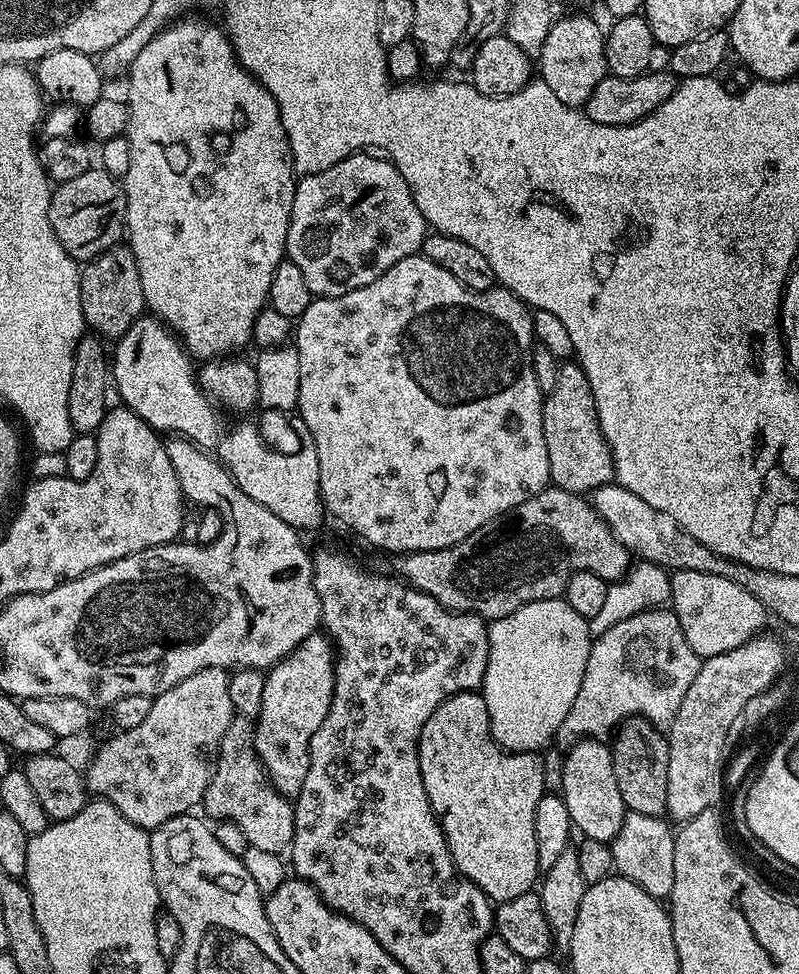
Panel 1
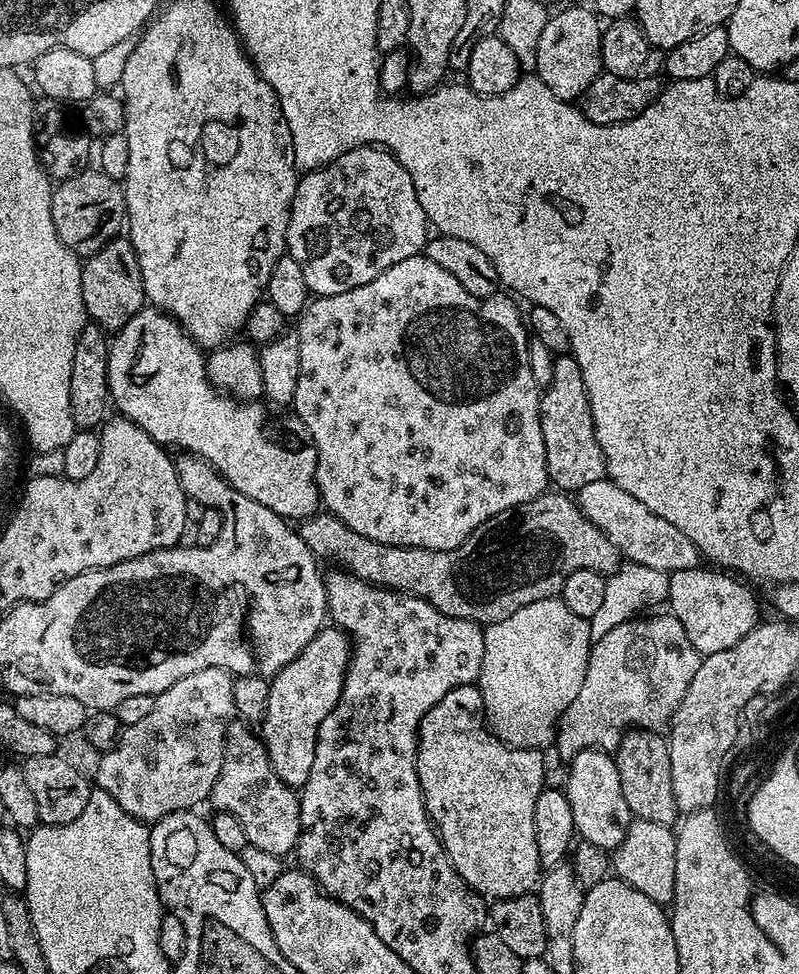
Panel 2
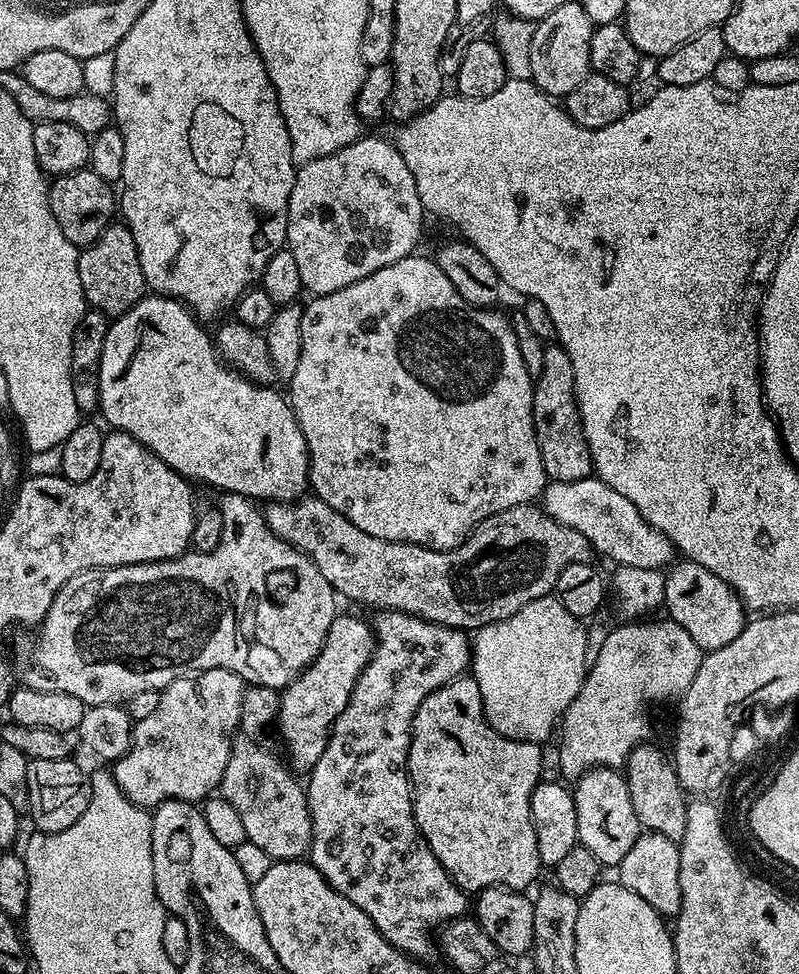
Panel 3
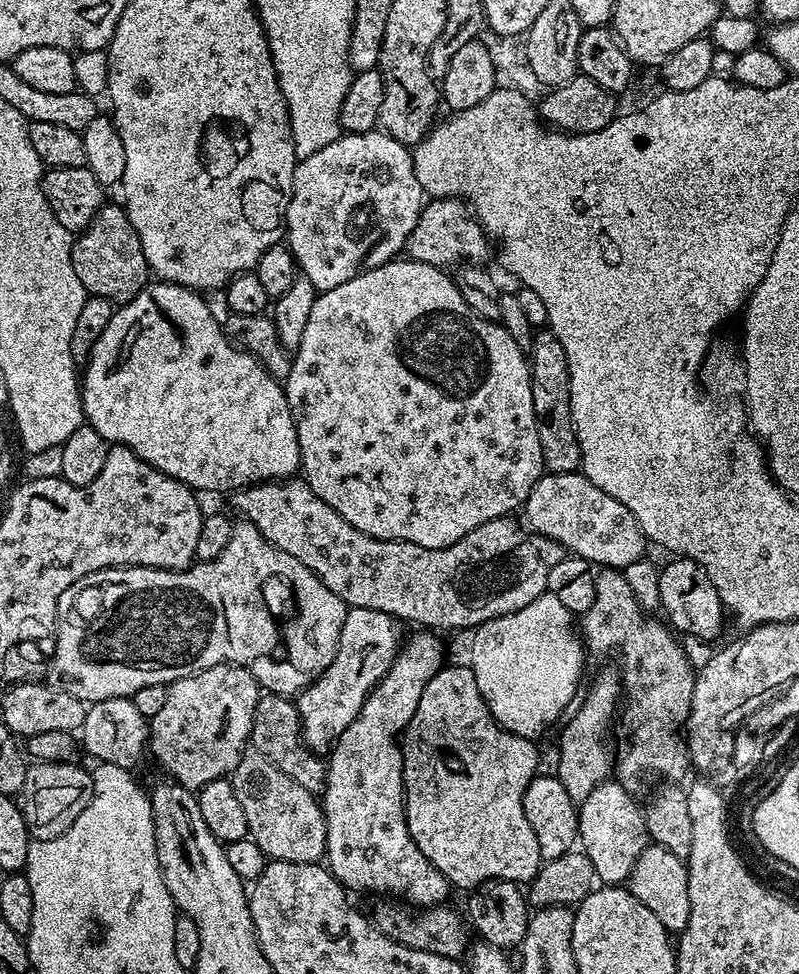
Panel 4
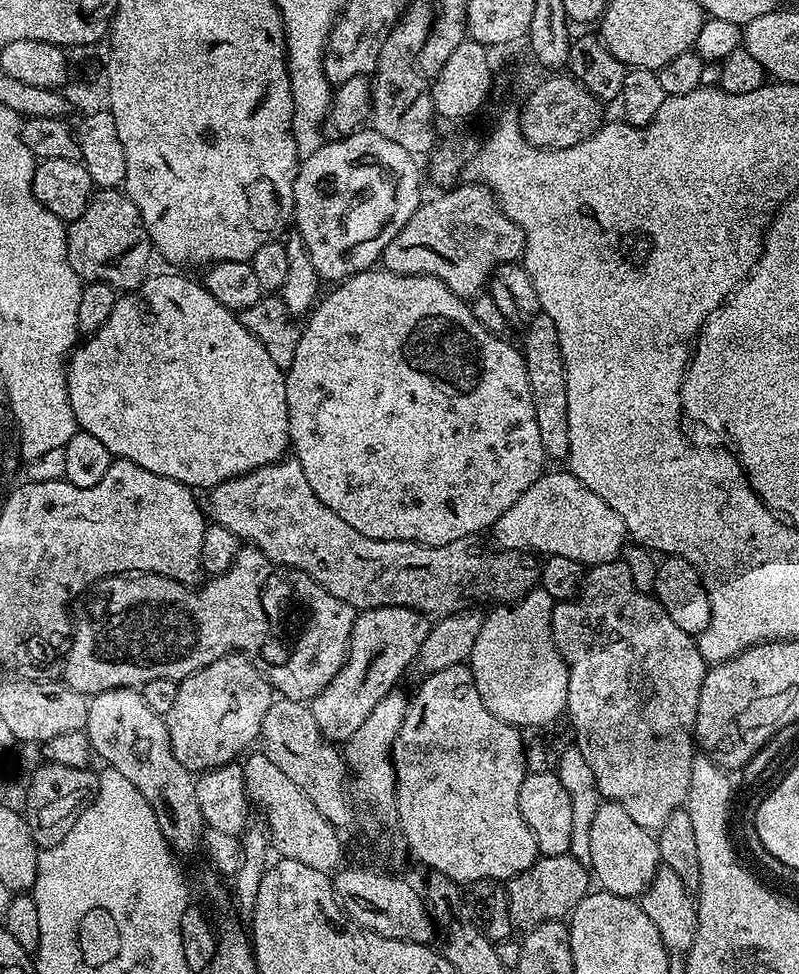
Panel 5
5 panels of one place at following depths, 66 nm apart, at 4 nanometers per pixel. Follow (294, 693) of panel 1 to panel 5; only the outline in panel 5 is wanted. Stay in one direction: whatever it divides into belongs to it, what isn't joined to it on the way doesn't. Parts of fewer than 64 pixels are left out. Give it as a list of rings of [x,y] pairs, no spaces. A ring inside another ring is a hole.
[[[365,608],[357,611],[356,621],[348,639],[348,656],[345,658],[343,666],[338,670],[338,674],[334,674],[334,678],[330,678],[328,685],[310,702],[314,722],[318,724],[318,730],[322,732],[325,740],[333,742],[349,740],[354,734],[354,730],[358,730],[358,726],[362,726],[362,722],[366,722],[366,718],[370,716],[370,710],[374,710],[374,706],[378,706],[378,702],[388,692],[393,691],[400,675],[408,667],[413,667],[429,627],[429,617],[409,608]]]

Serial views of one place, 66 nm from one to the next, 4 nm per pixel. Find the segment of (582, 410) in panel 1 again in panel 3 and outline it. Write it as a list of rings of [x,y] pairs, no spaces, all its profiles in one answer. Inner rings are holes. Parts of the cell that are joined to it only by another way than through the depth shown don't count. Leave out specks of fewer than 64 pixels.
[[[552,342],[544,349],[542,358],[542,374],[534,378],[532,385],[532,421],[538,438],[538,450],[542,454],[544,473],[552,482],[578,482],[587,480],[593,475],[592,455],[582,430],[580,411],[576,405],[576,387],[574,386],[574,362],[570,362],[570,354],[558,342]]]

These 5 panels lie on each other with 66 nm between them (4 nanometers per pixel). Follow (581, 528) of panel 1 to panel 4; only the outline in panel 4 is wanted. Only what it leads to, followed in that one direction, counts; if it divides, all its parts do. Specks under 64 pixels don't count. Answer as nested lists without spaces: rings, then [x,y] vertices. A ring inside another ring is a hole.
[[[303,478],[249,484],[231,493],[230,500],[244,515],[241,517],[260,531],[262,538],[266,538],[278,550],[290,554],[290,558],[298,558],[302,566],[309,568],[323,584],[330,586],[330,590],[338,594],[338,598],[342,598],[349,608],[385,612],[396,617],[397,621],[409,620],[416,624],[412,626],[424,630],[475,630],[502,614],[530,606],[534,598],[548,591],[550,570],[566,556],[566,549],[561,544],[539,536],[537,532],[529,532],[519,519],[511,515],[482,522],[482,526],[470,530],[470,534],[458,538],[458,542],[445,548],[427,548],[405,540],[379,540],[350,526],[342,514],[326,506],[326,502],[322,502],[322,498],[310,490]]]

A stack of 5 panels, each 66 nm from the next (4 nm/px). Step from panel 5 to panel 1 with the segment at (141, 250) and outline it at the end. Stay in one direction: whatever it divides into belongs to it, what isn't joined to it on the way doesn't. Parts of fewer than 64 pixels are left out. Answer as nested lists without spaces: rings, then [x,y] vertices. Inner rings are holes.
[[[117,246],[106,250],[96,259],[87,261],[80,274],[80,297],[82,298],[82,314],[84,315],[85,325],[105,342],[121,340],[130,330],[130,326],[134,326],[134,322],[141,319],[146,312],[142,282],[136,269],[136,259],[131,248]]]

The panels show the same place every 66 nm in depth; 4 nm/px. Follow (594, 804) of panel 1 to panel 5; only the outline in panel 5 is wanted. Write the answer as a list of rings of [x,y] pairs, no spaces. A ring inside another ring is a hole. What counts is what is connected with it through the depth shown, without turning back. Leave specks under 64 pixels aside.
[[[601,802],[594,822],[590,822],[590,865],[591,875],[603,891],[629,898],[643,893],[654,878],[656,869],[661,867],[660,842],[649,829],[638,826],[622,806]]]

